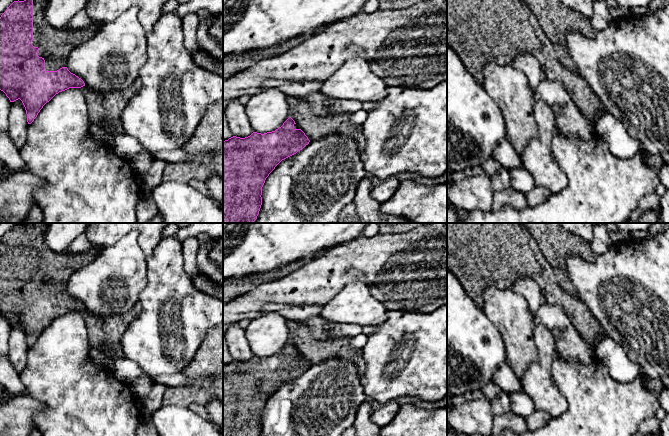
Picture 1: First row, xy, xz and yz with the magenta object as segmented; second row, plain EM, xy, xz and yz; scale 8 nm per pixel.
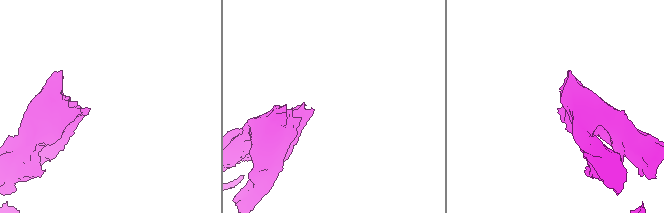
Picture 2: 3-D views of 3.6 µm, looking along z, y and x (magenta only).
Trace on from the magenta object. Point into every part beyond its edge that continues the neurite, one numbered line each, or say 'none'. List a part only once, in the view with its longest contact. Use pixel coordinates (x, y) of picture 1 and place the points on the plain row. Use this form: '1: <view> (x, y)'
1: xy (55, 269)

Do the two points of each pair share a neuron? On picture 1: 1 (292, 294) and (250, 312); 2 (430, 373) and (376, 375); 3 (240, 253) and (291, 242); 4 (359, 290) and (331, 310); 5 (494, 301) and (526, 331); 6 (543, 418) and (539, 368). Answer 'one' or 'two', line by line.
1: one
2: one
3: one
4: one
5: one
6: two

